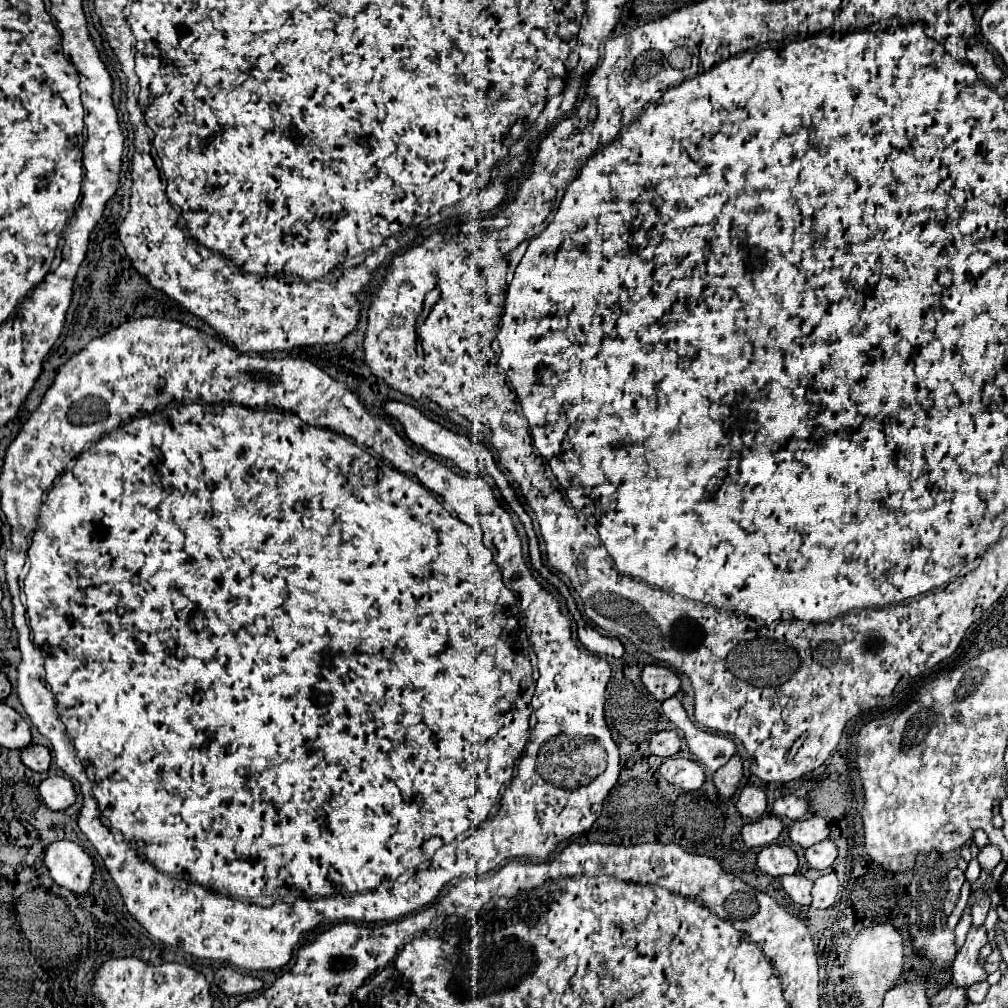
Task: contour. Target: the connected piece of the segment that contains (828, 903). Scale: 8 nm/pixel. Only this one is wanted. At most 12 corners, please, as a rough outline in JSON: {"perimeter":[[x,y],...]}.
{"perimeter":[[824,873],[812,889],[812,907],[828,909],[836,901],[838,879]]}

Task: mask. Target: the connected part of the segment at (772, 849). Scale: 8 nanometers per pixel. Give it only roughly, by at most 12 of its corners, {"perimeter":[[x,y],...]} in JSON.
{"perimeter":[[774,843],[758,853],[758,867],[772,877],[796,873],[798,857]]}

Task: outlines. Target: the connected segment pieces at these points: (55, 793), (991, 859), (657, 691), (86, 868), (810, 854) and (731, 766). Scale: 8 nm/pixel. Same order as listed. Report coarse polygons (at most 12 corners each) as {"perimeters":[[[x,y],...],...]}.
{"perimeters":[[[66,777],[40,783],[42,801],[52,811],[64,811],[76,801]],[[984,847],[978,861],[986,871],[1002,861],[1000,847]],[[646,665],[642,683],[660,703],[674,697],[680,677],[672,669]],[[56,841],[44,863],[58,885],[90,891],[94,863],[80,845]],[[830,839],[806,849],[812,869],[832,867],[838,849]],[[734,755],[714,773],[720,795],[732,797],[744,775],[742,761]]]}

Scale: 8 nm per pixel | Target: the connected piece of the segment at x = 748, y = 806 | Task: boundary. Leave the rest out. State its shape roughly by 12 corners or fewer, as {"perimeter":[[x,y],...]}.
{"perimeter":[[744,787],[736,803],[742,817],[758,819],[768,799],[760,787]]}

